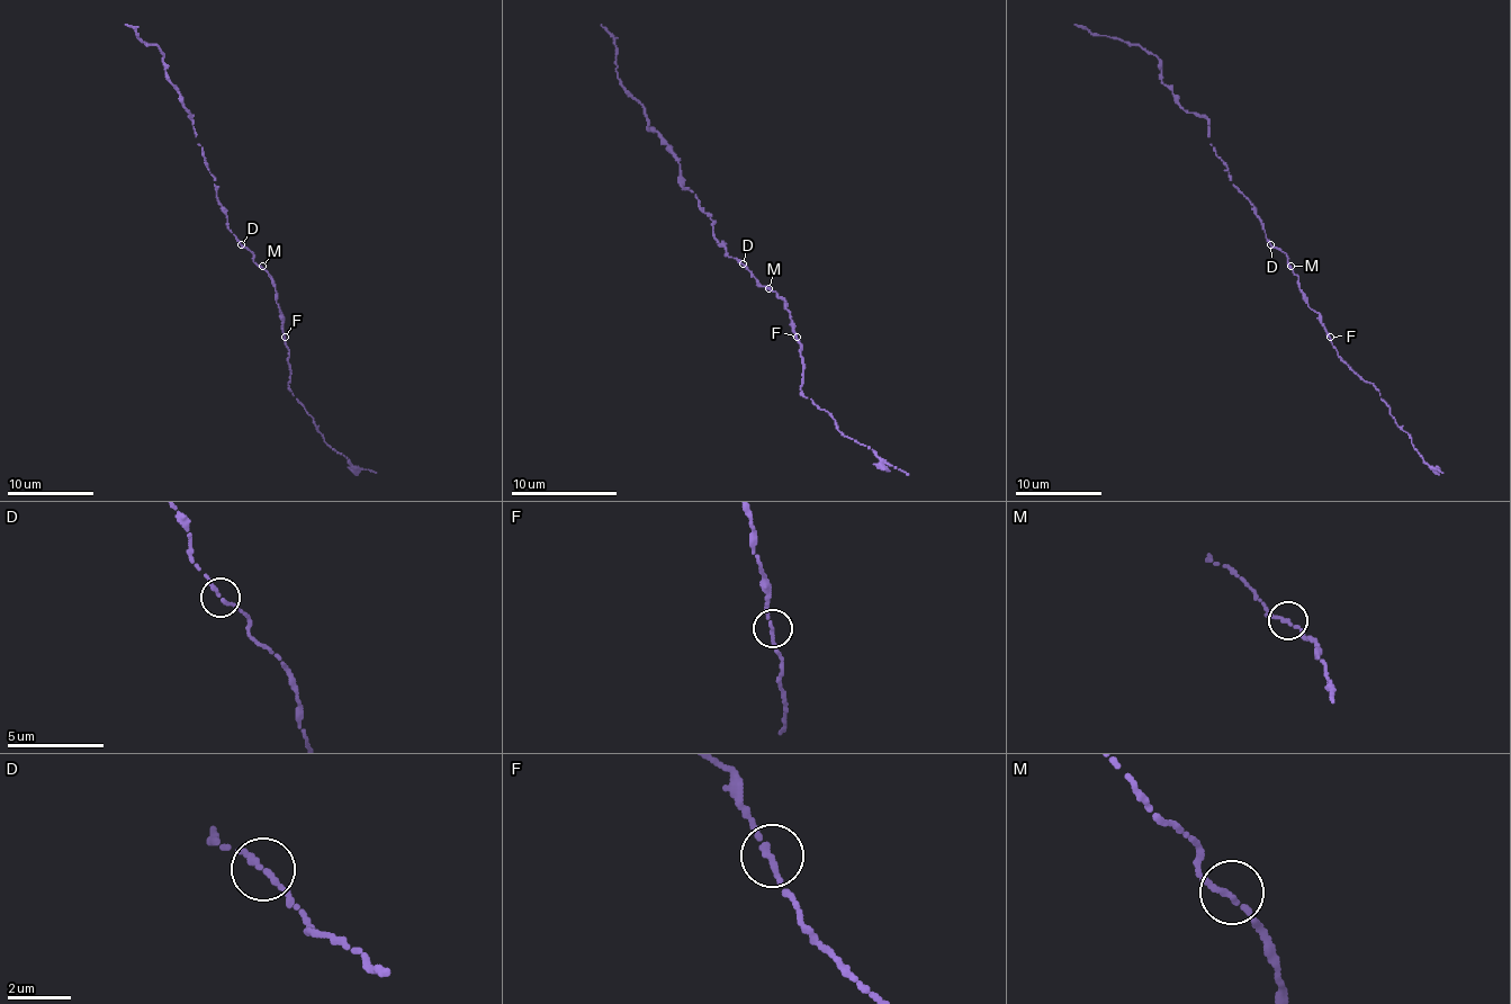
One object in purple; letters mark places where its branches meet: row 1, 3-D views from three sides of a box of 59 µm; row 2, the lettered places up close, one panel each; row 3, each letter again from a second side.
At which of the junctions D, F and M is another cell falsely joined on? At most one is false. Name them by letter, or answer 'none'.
none

